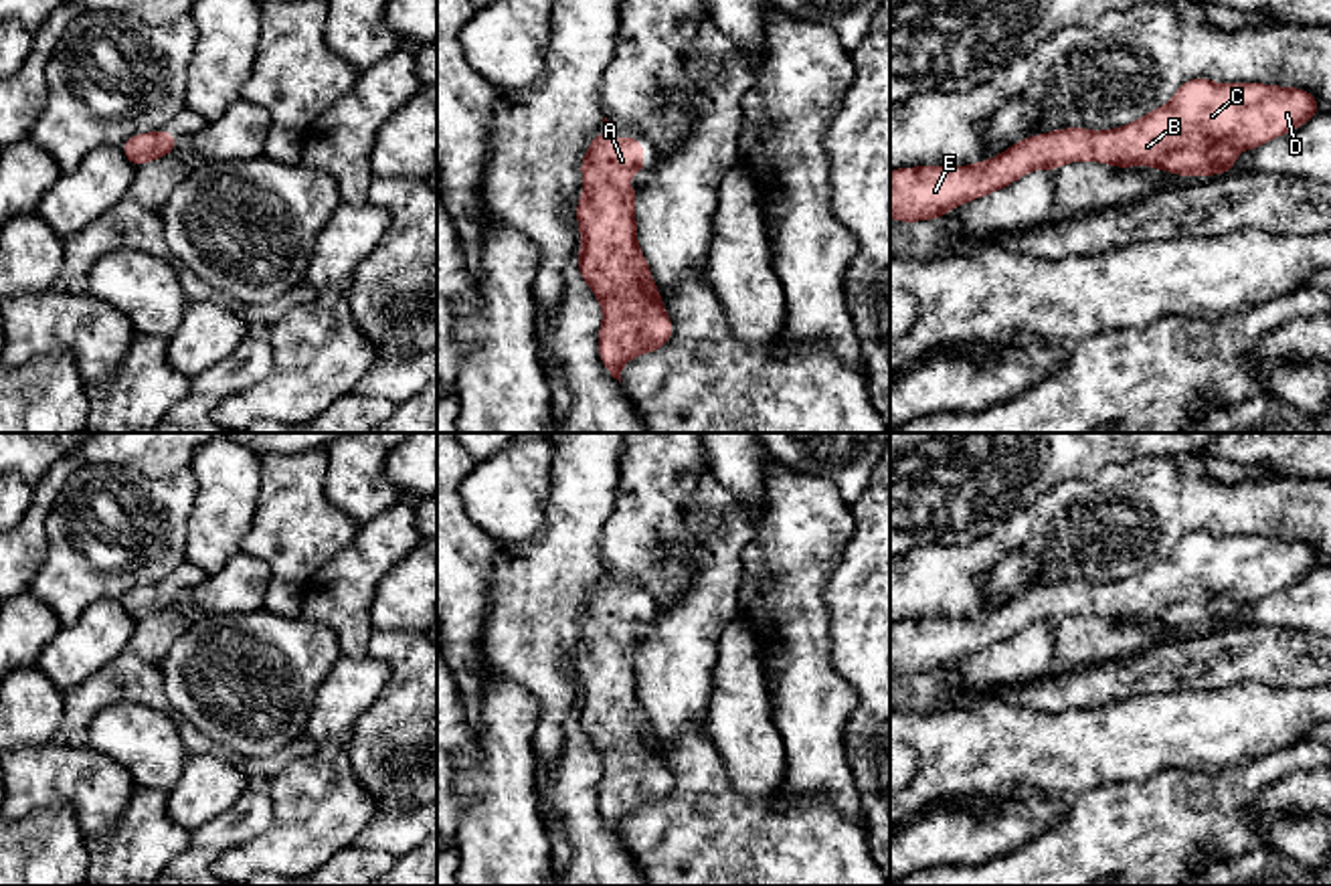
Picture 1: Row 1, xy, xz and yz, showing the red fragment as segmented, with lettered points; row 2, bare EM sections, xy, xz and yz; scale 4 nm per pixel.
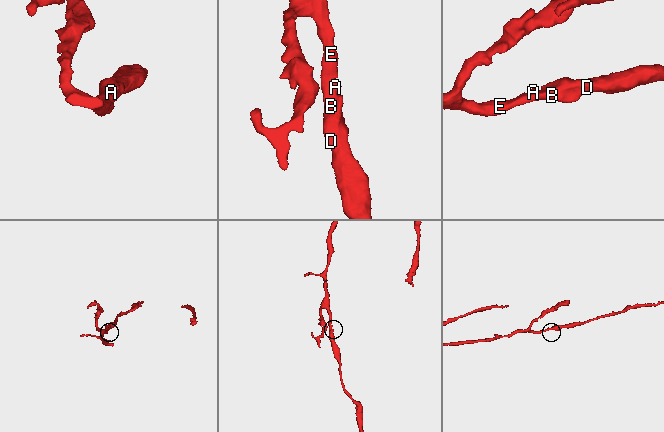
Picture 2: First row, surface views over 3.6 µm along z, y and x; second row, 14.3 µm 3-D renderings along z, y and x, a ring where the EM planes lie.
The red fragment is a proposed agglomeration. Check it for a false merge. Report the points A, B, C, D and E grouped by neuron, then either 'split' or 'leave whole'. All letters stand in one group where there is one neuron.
groups A B C D E; leave whole

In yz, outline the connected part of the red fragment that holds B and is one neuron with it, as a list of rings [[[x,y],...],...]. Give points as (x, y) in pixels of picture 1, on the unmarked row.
[[[1193,530],[1177,540],[1169,556],[1121,581],[1050,583],[977,617],[890,623],[890,672],[935,674],[1007,641],[1024,627],[1056,625],[1070,615],[1149,619],[1195,631],[1226,627],[1240,605],[1303,581],[1315,566],[1317,550],[1299,540]]]

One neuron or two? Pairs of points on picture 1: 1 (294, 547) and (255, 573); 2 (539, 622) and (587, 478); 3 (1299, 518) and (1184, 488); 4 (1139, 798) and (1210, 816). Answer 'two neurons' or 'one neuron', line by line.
1: two neurons
2: one neuron
3: one neuron
4: one neuron

